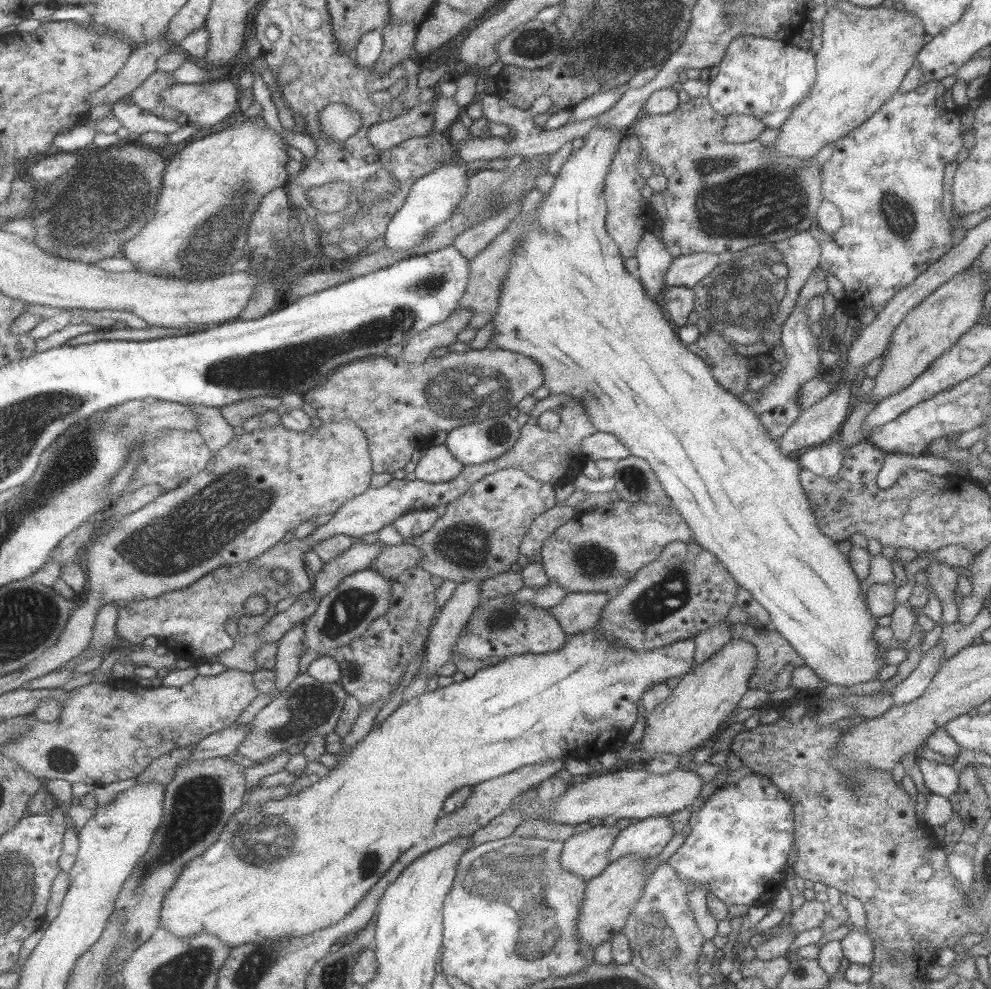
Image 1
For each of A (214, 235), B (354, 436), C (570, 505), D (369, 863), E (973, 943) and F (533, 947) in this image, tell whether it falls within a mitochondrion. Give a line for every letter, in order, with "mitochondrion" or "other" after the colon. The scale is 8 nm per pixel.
A: mitochondrion
B: other
C: other
D: mitochondrion
E: other
F: mitochondrion

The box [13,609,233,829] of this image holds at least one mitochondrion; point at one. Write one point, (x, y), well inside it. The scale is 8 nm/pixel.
(62, 758)

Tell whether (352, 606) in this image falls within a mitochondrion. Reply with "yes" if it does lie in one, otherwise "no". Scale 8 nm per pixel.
yes

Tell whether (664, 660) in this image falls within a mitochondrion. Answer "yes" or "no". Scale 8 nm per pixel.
no

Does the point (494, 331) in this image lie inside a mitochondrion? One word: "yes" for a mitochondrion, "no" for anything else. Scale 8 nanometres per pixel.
no

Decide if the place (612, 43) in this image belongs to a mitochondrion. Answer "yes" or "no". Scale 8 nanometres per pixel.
yes

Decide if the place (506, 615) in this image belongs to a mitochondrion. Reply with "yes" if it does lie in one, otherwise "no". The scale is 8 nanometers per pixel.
yes

